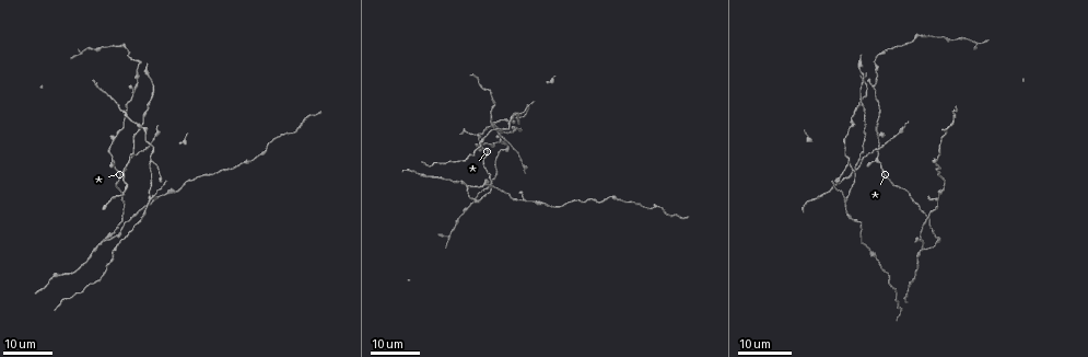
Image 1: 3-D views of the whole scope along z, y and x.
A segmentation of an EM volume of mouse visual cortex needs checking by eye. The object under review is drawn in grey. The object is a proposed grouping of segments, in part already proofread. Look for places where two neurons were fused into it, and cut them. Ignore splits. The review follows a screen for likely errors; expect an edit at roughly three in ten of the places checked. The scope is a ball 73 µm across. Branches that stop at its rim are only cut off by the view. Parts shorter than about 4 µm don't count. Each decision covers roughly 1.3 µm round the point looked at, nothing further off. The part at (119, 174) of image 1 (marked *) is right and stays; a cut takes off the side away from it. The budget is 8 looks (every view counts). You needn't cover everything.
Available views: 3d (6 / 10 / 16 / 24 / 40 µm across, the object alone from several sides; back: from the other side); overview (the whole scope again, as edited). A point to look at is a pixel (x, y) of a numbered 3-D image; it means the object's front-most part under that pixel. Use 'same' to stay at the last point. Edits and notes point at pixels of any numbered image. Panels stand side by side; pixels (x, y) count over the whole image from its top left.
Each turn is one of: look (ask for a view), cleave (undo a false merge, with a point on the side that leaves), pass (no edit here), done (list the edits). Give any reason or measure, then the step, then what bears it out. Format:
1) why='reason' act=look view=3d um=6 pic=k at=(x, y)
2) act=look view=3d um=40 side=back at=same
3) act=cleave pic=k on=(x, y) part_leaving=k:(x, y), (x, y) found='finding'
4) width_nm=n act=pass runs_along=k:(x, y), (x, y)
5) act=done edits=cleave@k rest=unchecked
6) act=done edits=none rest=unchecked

why='thick turns thin' act=look view=3d um=16 pic=1 at=(535, 201)

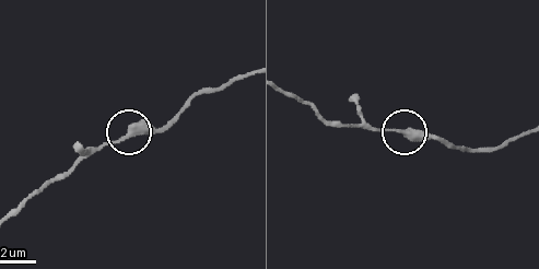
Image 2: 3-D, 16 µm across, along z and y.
why='zoom in' act=look view=3d um=10 pic=2 at=(403, 131)

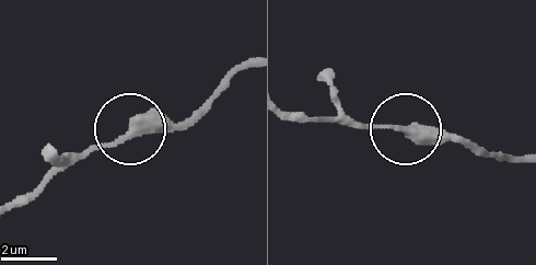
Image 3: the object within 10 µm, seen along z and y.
act=pass runs_along=3:(291, 114), (375, 128), (439, 128), (472, 142) found='one neuron here'

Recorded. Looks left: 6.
why='sudden change in width' act=look view=3d um=16 pic=1 at=(112, 155)

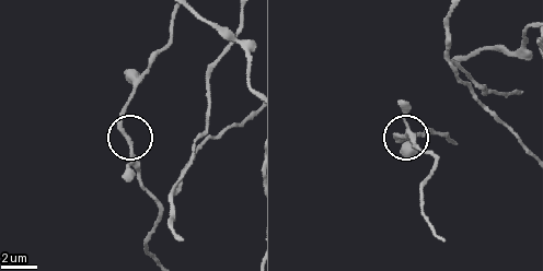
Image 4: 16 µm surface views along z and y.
why='zoom in' act=look view=3d um=10 pic=4 at=(406, 135)

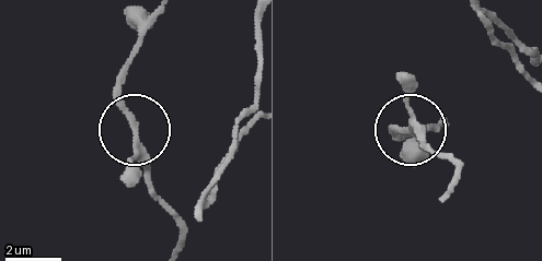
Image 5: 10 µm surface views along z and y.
width_nm=190 act=pass runs_along=5:(176, 224), (152, 184), (122, 93), (122, 67) found='continuous, no second neuron'

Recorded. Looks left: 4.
why='side arm on a straight run' act=look view=3d um=24 pic=1 at=(100, 245)

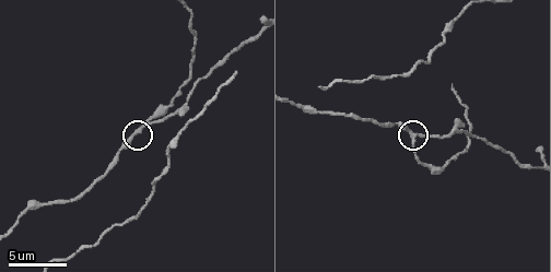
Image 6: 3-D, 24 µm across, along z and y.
act=look view=3d um=6 pic=6 at=(413, 135)

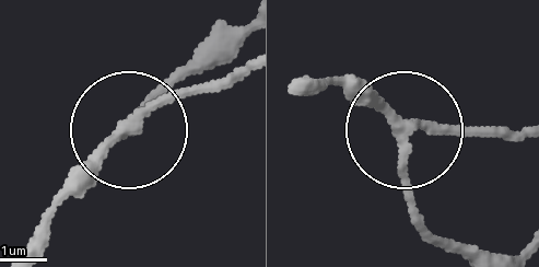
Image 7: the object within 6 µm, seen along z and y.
arms=3 act=pass runs_along=7:(174, 71), (48, 208) found='continuous, no second neuron'

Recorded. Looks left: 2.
why='side arm on a straight run' act=look view=3d um=24 pic=1 at=(850, 162)

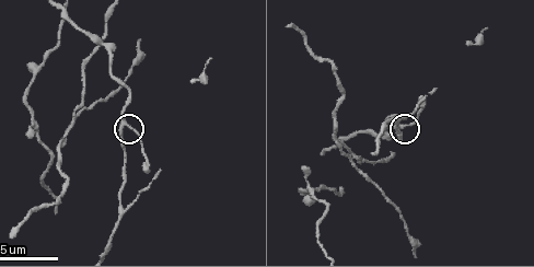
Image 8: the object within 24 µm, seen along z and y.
act=look view=3d um=6 pic=8 at=(123, 123)

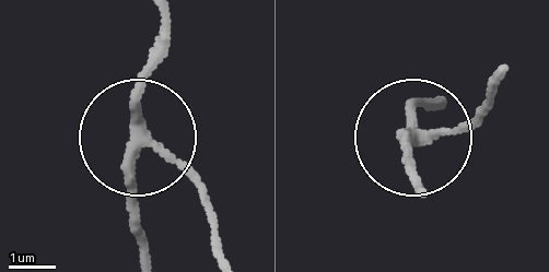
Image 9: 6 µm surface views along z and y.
width_nm=240 act=pass found='one neuron here'

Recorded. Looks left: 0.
act=done edits=none rest=unchecked

